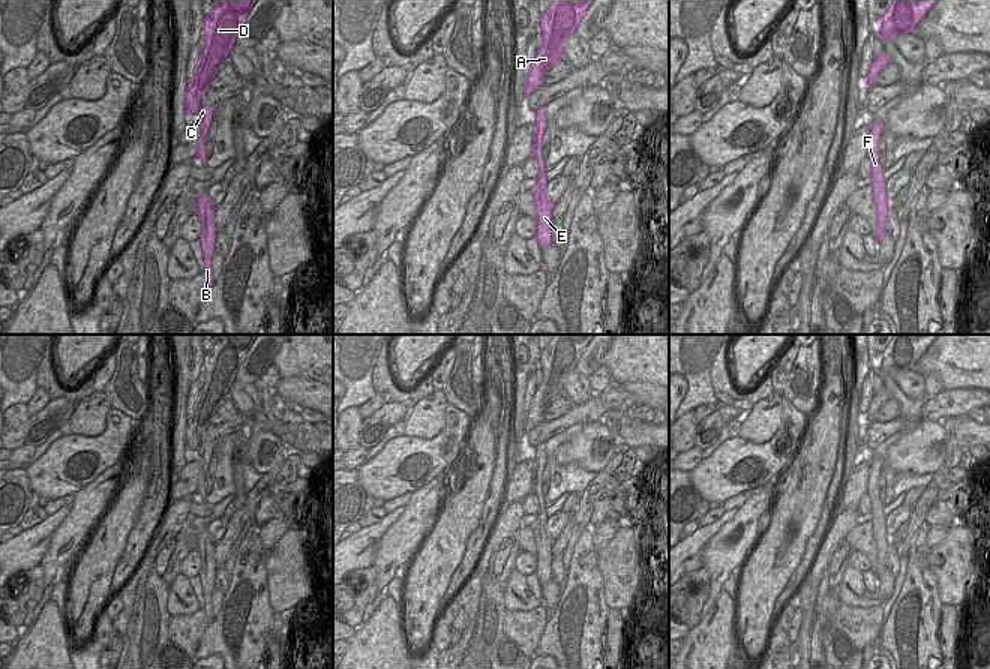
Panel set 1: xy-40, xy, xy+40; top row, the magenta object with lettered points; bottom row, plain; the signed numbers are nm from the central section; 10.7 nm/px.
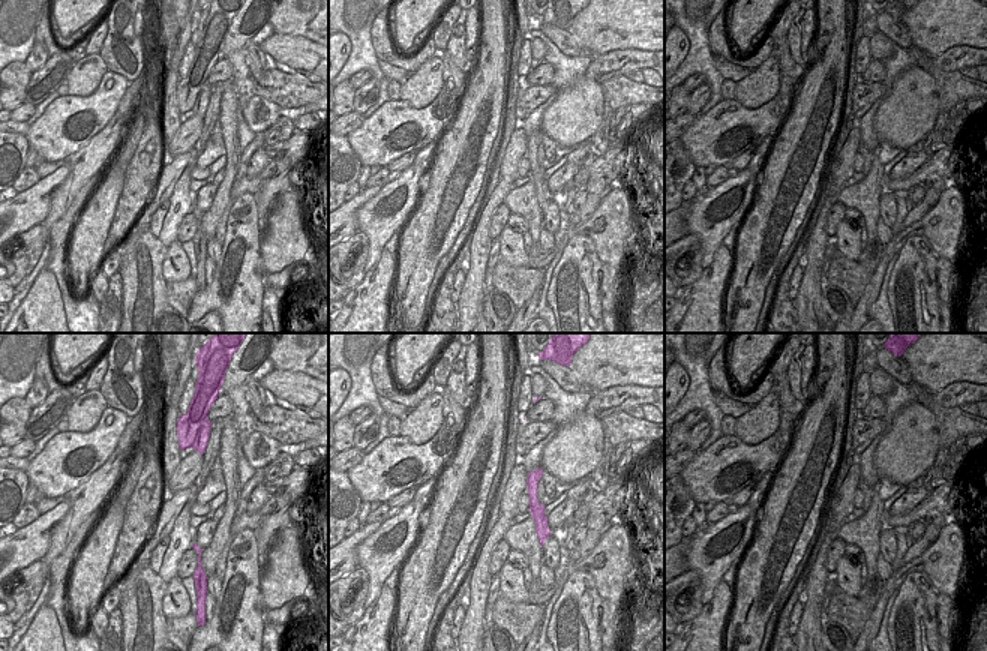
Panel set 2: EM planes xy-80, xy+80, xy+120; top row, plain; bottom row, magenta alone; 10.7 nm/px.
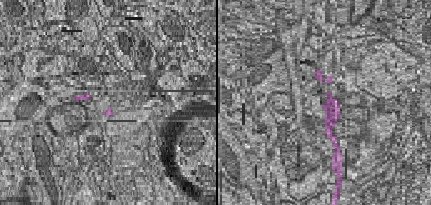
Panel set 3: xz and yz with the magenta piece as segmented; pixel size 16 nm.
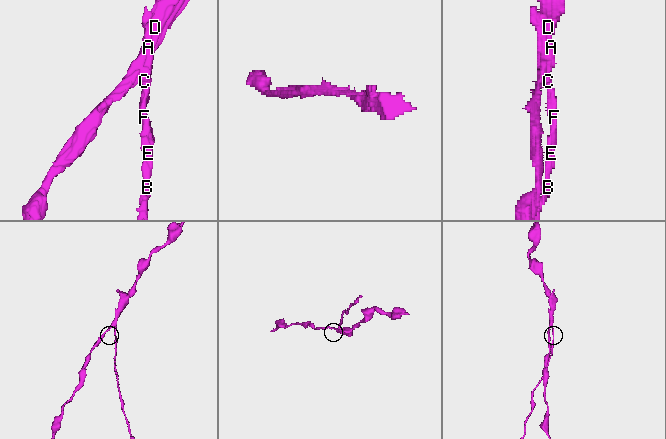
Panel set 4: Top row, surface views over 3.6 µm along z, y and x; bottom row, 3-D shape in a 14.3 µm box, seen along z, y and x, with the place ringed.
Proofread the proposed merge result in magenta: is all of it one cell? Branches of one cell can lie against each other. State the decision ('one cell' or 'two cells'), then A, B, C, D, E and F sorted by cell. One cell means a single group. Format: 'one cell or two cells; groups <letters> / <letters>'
two cells; groups A C D / B E F

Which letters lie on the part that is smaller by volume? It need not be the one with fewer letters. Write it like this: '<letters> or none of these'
B, E, F

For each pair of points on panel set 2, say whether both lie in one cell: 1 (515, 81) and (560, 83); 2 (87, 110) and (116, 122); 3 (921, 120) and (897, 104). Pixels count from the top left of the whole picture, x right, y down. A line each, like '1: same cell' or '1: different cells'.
1: different cells
2: different cells
3: same cell

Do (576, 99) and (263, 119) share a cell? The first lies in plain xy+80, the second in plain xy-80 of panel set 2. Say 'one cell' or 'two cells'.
one cell

